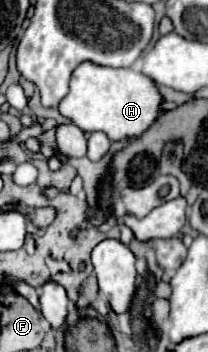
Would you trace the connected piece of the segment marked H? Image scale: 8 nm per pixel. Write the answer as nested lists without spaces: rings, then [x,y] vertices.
[[[83,61],[71,73],[69,93],[59,101],[57,111],[85,133],[103,131],[111,141],[123,141],[139,137],[151,127],[159,117],[161,101],[163,97],[159,95],[155,81],[147,79],[147,75],[133,69],[115,69]]]

